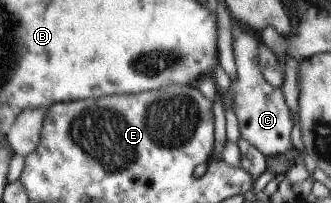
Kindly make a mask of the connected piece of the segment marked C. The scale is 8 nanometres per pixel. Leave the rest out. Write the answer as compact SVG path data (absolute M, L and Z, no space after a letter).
M248 32L240 33L238 38L234 39L233 49L238 75L230 84L227 93L231 97L233 111L240 124L241 136L268 159L272 159L295 150L292 142L294 116L286 104L282 90L266 81L258 59L259 44Z

